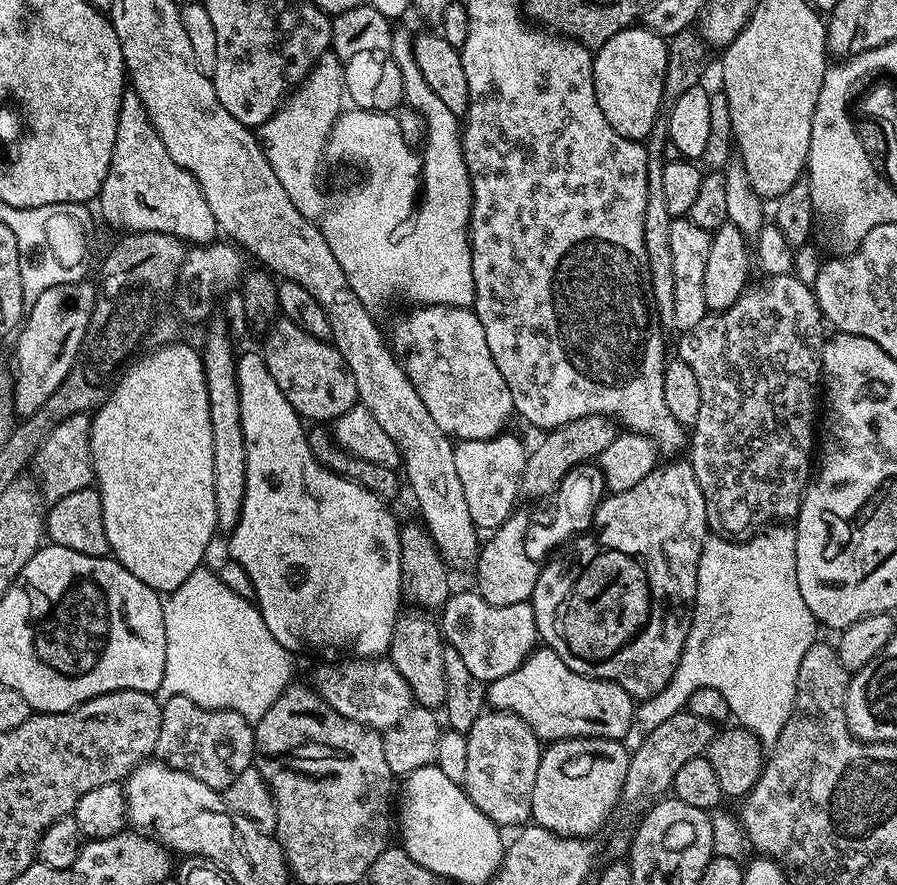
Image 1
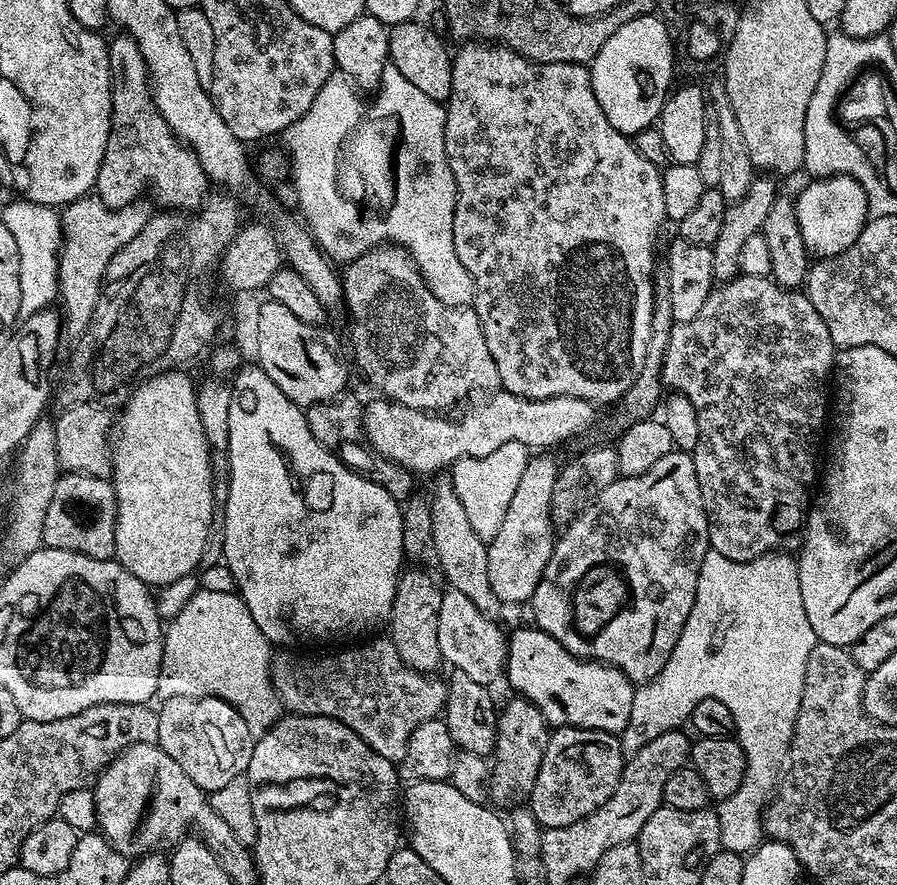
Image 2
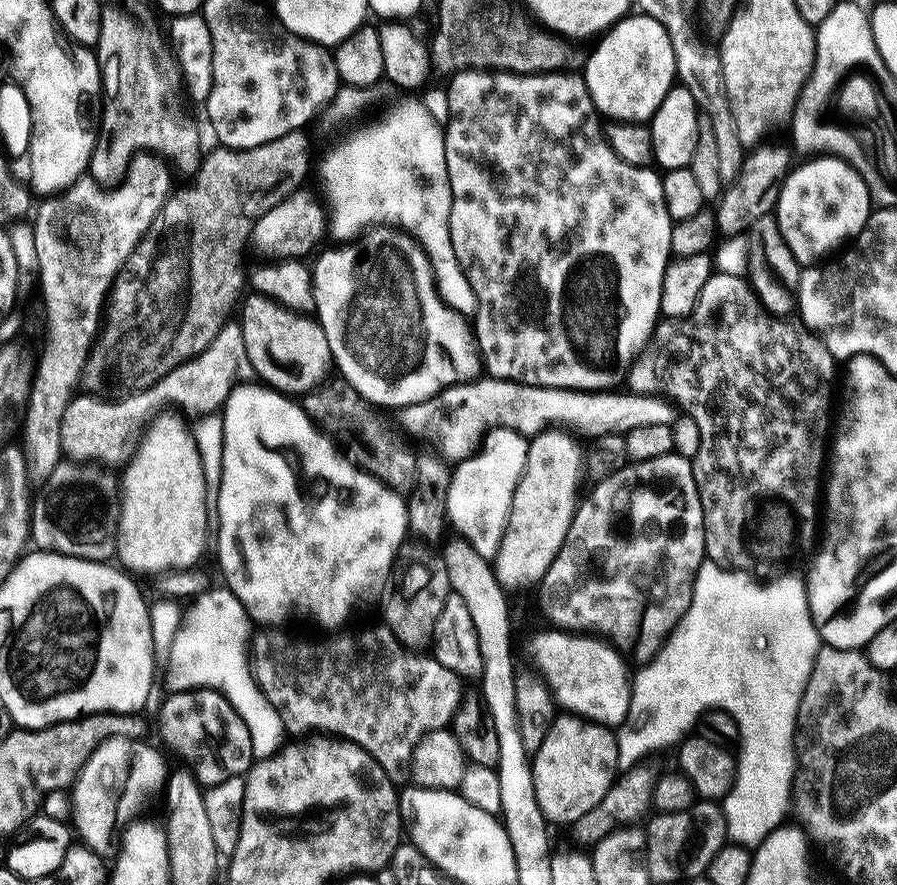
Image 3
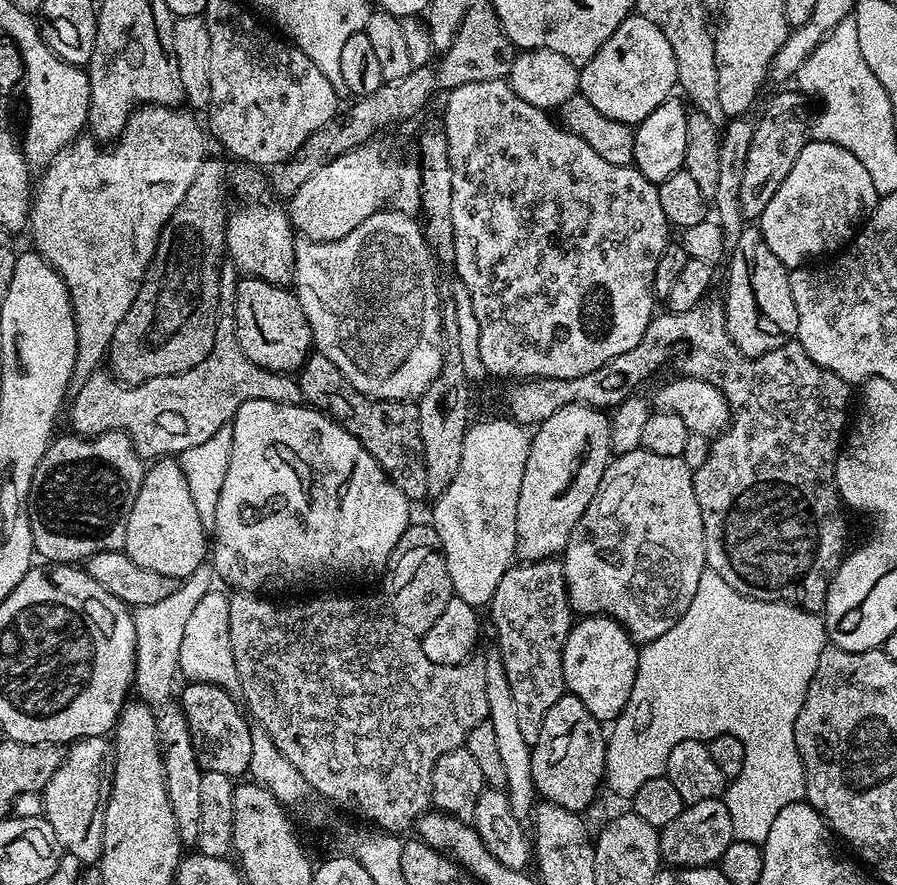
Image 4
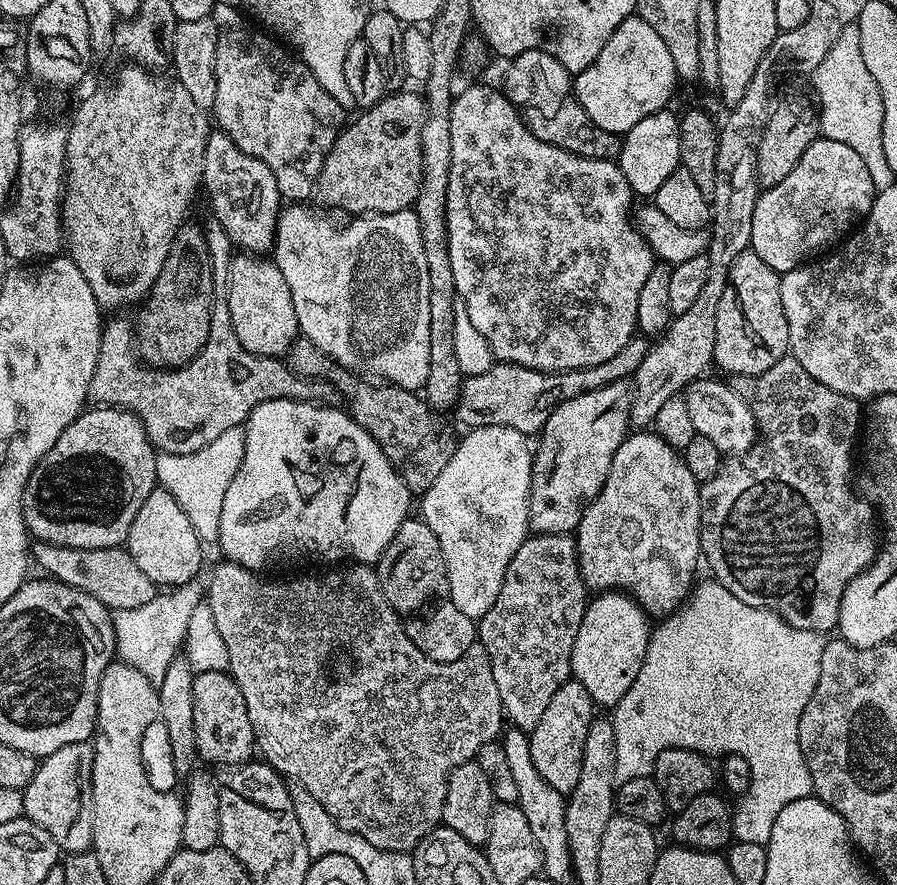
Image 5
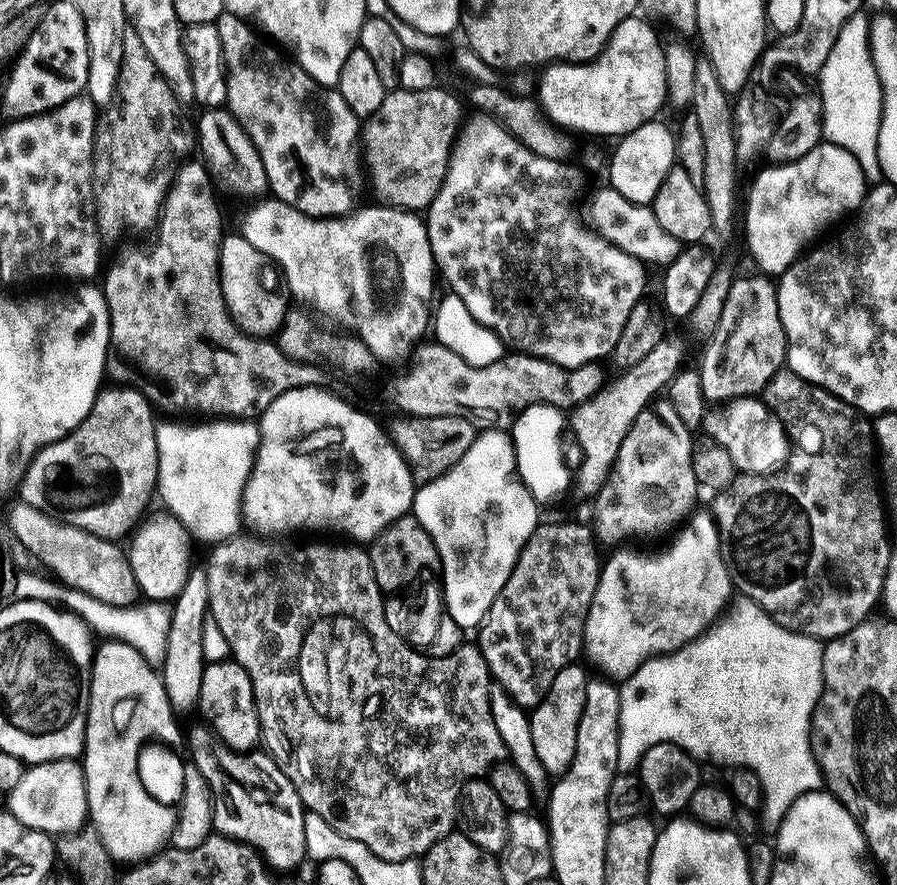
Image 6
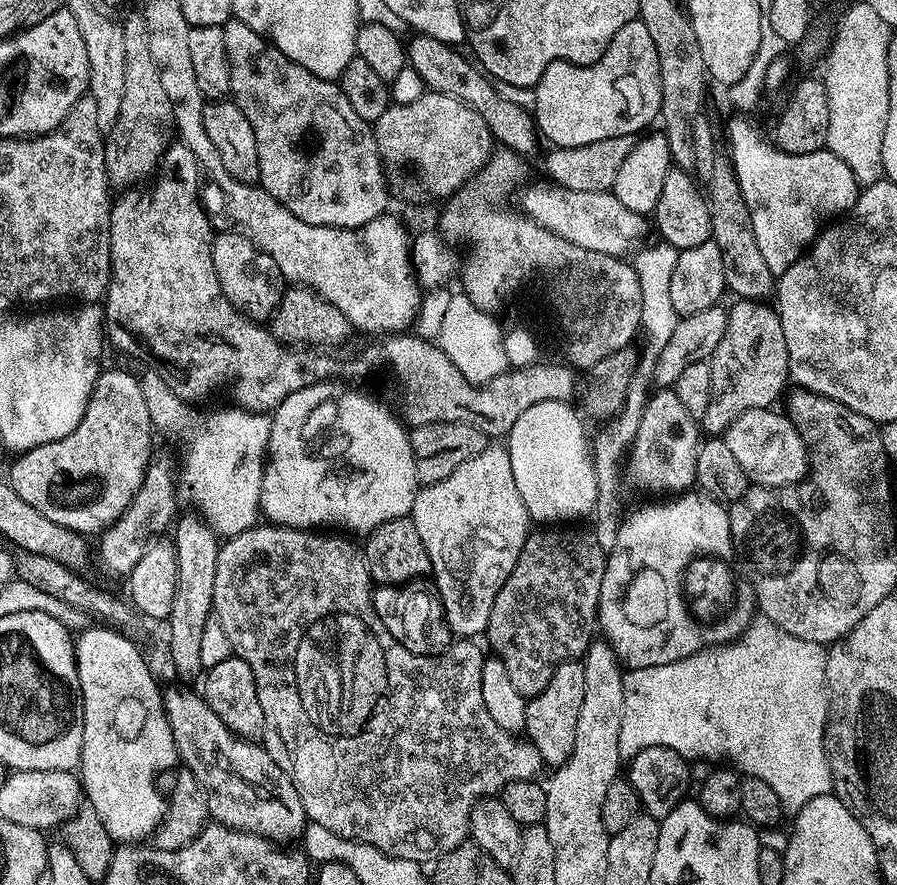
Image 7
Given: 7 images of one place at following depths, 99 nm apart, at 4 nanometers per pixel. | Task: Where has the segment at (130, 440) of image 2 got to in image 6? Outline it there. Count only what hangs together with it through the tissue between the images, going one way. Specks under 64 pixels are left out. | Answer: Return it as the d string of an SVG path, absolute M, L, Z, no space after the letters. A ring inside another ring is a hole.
M171 514L156 516L153 520L145 519L135 529L131 537L132 549L126 555L132 563L134 578L140 591L149 601L175 601L180 591L186 586L190 563L188 564L188 542L190 535L183 524Z

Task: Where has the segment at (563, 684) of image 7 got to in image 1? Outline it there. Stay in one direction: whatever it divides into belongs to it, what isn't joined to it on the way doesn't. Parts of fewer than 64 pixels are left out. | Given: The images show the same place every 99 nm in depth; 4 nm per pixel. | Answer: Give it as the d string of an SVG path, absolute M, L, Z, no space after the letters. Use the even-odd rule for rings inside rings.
M589 736L551 741L540 753L538 778L534 778L532 820L559 836L595 837L595 832L603 826L608 815L611 814L612 807L616 803L619 805L624 795L626 770L630 759L629 749L624 749L624 746L618 740L590 738Z

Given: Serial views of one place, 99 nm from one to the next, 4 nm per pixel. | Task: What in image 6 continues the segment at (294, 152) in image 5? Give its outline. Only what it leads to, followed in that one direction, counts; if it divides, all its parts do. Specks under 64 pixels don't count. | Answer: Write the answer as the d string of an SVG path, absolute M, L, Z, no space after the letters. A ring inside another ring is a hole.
M232 11L223 12L216 19L215 25L218 38L222 41L224 70L228 78L226 107L243 126L244 133L258 150L271 195L289 208L296 208L308 216L327 218L347 213L350 208L348 192L344 188L336 188L336 179L344 172L344 162L352 150L352 143L355 140L357 143L362 124L350 110L350 106L346 106L340 91L318 83L295 59L288 57L287 60L279 47L271 43L263 44L256 37L257 29Z

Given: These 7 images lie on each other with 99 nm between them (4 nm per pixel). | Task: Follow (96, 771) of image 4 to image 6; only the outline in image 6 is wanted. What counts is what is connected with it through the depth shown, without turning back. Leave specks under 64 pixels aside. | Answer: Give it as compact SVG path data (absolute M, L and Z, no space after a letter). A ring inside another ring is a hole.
M76 758L33 764L25 771L18 786L7 793L6 800L7 811L27 828L49 833L56 838L81 831L89 819L84 765Z

